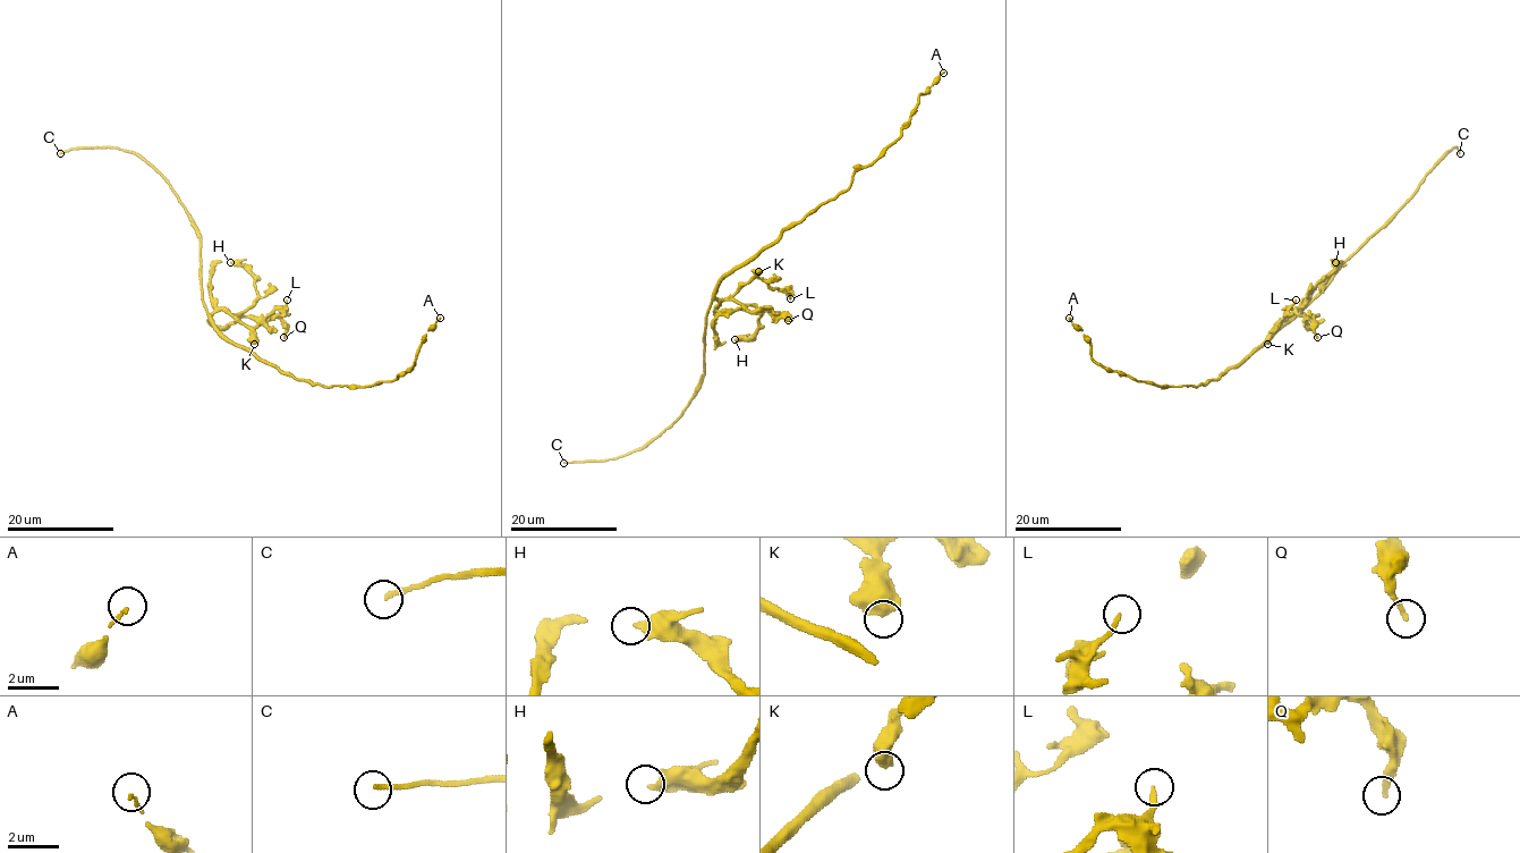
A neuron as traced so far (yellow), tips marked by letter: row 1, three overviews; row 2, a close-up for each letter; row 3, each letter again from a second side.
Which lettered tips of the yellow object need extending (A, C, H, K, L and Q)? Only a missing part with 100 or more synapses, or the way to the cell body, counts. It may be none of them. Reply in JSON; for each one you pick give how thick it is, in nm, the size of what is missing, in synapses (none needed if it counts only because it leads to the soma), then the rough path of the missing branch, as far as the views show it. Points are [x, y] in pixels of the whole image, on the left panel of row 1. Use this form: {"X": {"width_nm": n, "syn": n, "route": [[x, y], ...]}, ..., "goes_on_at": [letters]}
{"C": {"width_nm": 180, "syn": 160}, "goes_on_at": ["C"]}

